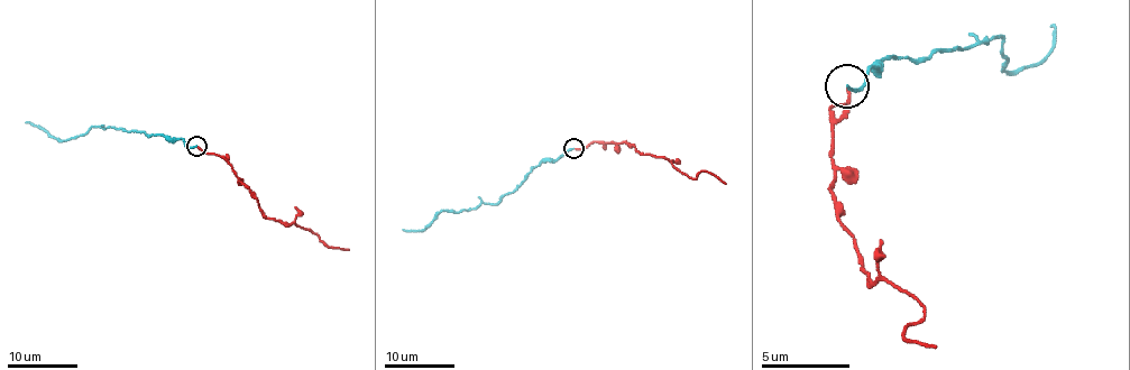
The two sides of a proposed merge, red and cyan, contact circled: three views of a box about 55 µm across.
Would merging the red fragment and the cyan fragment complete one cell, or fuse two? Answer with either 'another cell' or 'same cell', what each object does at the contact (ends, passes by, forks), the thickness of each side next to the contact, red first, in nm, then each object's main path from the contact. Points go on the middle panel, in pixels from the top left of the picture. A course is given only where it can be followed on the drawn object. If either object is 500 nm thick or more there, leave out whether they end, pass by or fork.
same cell; red ends; cyan ends; calibres 140 and 160 nm; course red (573, 148), (600, 140), (628, 142), (642, 153), (667, 158), (694, 179), (706, 170), (725, 183); course cyan (573, 148), (554, 160), (540, 162), (495, 204), (441, 211), (421, 231), (403, 229)

